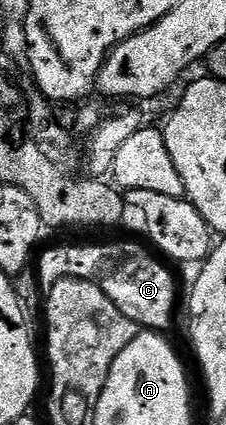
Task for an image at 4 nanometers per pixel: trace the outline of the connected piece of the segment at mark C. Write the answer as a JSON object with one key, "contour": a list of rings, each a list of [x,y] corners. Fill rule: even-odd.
{"contour":[[[109,242],[106,246],[57,246],[54,250],[43,250],[35,262],[42,287],[54,286],[60,278],[82,278],[103,288],[111,296],[111,304],[127,320],[135,320],[137,327],[149,332],[169,332],[172,328],[173,313],[177,310],[177,282],[164,266],[166,263],[160,257],[152,258],[139,243]]]}

